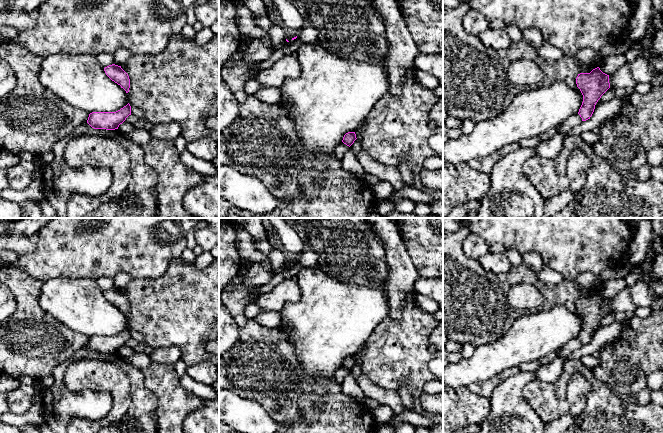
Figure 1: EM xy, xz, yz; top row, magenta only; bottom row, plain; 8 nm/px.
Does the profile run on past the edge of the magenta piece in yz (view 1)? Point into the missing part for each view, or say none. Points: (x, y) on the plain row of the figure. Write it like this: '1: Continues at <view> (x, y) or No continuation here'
1: No continuation here

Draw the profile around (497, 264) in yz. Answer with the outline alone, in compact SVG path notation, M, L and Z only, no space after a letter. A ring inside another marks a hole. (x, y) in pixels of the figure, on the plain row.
M488 252L478 261L486 271L495 275L507 273L512 267L510 261L504 253L495 254Z

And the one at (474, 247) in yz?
M472 232L463 240L462 249L467 257L475 260L479 260L489 252L489 246L483 238Z

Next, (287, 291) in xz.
M287 279L275 285L270 291L255 299L257 306L265 312L281 313L283 307L300 299L300 289L295 279Z

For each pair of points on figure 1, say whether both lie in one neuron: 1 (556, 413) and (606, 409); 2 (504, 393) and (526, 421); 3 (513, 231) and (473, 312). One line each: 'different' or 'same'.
1: same
2: same
3: different

